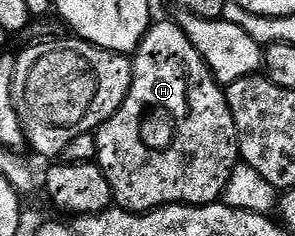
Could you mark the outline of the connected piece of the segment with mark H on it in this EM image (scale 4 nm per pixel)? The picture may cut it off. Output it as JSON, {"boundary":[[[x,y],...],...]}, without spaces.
{"boundary":[[[169,21],[169,23],[154,22],[148,33],[141,38],[141,44],[137,47],[132,60],[133,84],[123,101],[123,105],[95,132],[97,137],[97,158],[95,162],[111,185],[114,204],[122,211],[144,213],[155,211],[159,207],[168,207],[175,203],[184,203],[190,207],[206,207],[209,203],[218,202],[224,196],[227,181],[239,162],[237,130],[235,129],[233,114],[225,100],[222,84],[218,83],[217,78],[211,74],[209,66],[203,61],[203,57],[195,49],[195,45],[191,45],[187,33],[183,33],[183,29],[173,21]]]}

